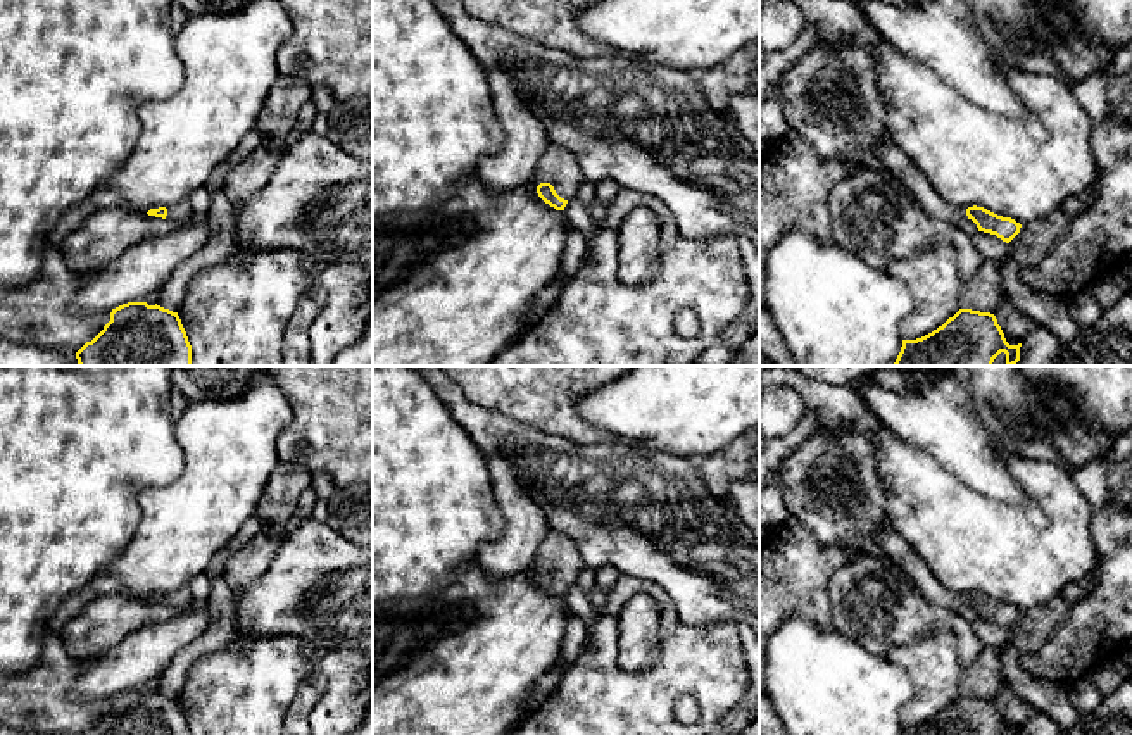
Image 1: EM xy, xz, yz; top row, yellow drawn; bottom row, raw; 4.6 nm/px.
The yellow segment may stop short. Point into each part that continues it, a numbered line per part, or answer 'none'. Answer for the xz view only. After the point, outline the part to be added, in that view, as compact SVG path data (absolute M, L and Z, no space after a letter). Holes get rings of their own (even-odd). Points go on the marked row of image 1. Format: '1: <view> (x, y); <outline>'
1: xz (558, 166); M549 143L538 164L537 181L550 183L556 193L569 202L583 179L578 159L566 147Z

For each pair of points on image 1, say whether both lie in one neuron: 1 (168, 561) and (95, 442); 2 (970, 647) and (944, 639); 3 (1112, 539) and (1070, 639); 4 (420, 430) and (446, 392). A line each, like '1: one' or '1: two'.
1: two
2: two
3: one
4: two

